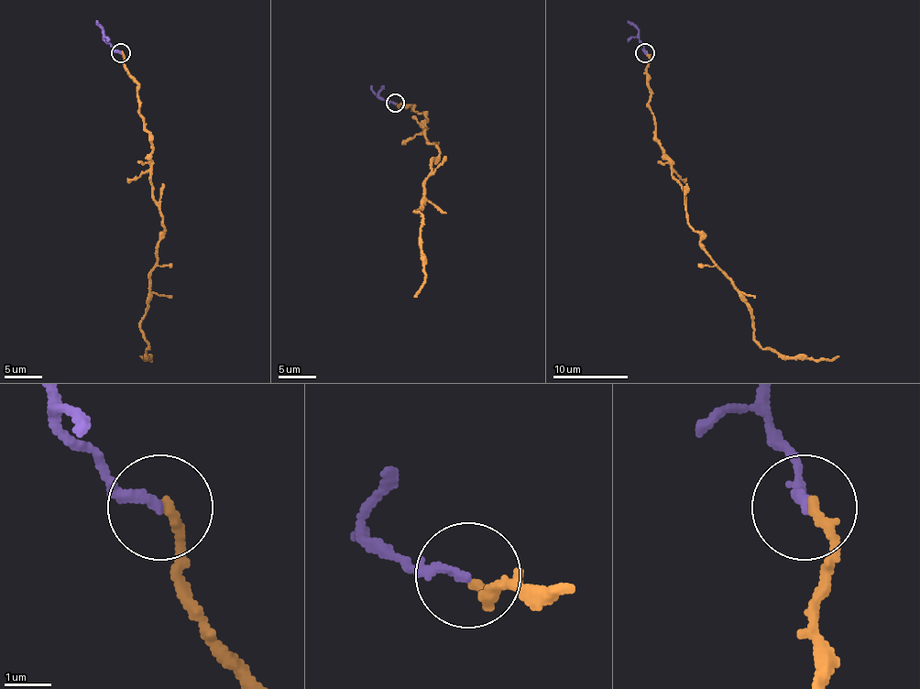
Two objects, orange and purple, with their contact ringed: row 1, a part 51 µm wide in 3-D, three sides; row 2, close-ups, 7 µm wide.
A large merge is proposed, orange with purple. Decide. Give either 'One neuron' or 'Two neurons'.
One neuron

